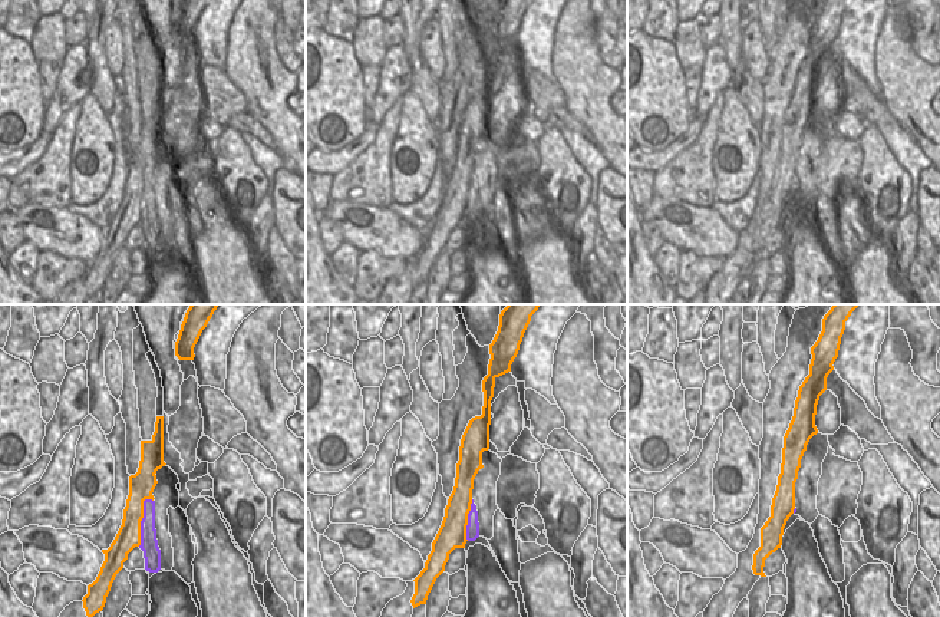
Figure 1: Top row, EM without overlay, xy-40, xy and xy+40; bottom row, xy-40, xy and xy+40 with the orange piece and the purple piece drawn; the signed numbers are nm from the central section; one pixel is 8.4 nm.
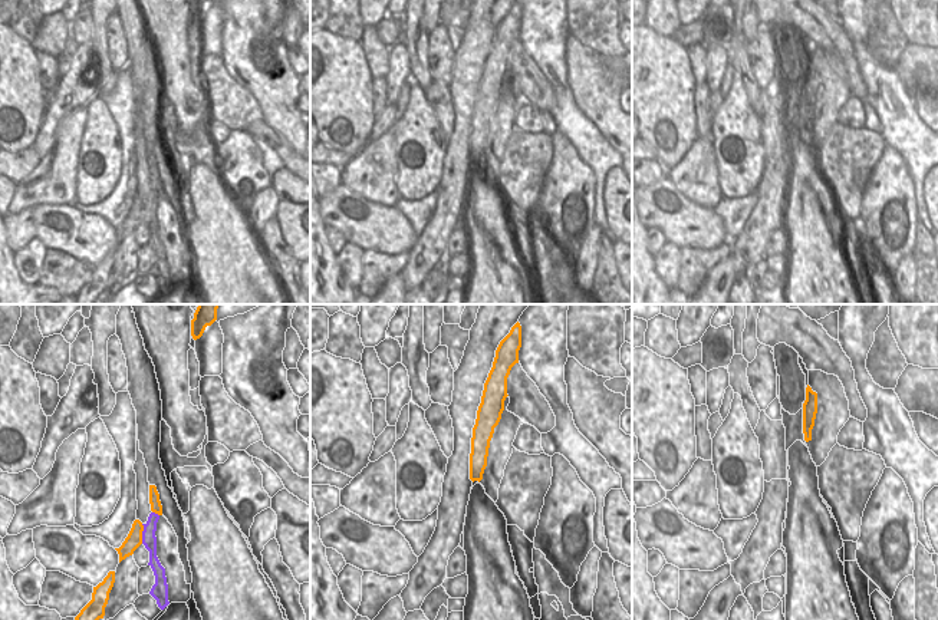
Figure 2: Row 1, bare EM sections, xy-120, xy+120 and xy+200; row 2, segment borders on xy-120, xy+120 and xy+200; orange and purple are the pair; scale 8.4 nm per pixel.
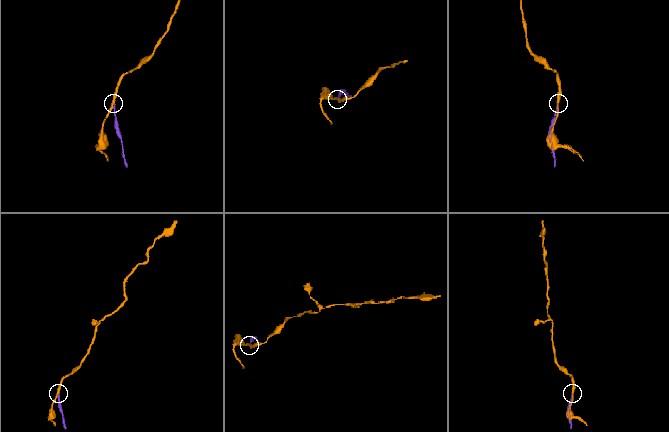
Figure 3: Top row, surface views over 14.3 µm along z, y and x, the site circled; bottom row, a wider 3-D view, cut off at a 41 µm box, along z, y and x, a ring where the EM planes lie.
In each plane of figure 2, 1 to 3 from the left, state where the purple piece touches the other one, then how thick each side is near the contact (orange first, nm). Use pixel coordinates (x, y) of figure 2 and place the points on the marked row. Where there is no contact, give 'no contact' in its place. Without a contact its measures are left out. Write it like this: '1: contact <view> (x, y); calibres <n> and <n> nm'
1: contact xy-120 (141, 534); calibres 140 and 120 nm
2: no contact
3: no contact

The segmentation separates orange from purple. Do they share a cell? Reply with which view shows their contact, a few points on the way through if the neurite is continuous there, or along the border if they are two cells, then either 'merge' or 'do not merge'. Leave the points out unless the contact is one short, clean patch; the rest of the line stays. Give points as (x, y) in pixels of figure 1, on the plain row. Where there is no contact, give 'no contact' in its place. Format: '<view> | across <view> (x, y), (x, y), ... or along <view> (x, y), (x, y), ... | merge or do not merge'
xy-40 | along xy-40 (151, 177), (144, 180), (141, 221), (138, 224) | do not merge

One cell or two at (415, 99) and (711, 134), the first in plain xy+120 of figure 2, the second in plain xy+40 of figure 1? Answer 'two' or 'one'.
two

